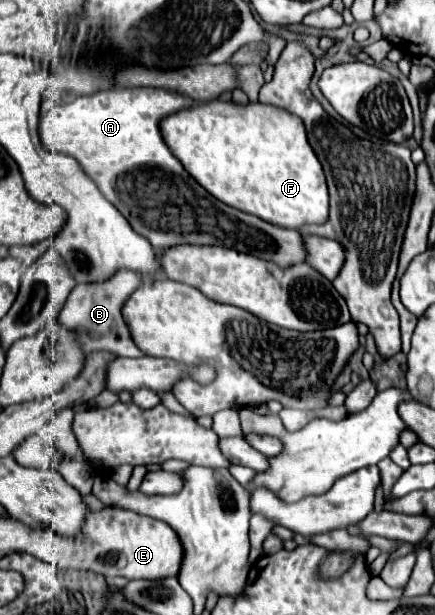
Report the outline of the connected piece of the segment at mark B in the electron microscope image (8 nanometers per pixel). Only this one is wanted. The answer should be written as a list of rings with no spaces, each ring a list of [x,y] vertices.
[[[119,271],[115,277],[111,277],[105,283],[91,283],[91,285],[75,285],[75,289],[69,293],[61,313],[59,323],[65,329],[71,329],[77,337],[77,343],[81,345],[83,353],[89,355],[93,351],[109,351],[117,357],[141,357],[143,353],[133,343],[125,319],[121,315],[121,307],[129,299],[129,295],[141,285],[141,277],[133,271]]]

